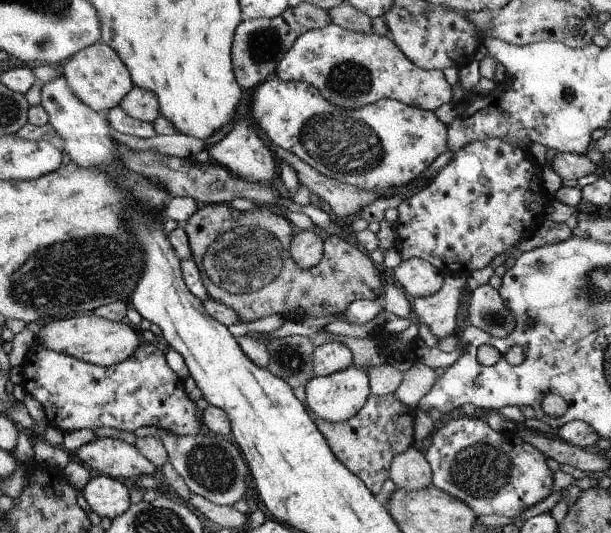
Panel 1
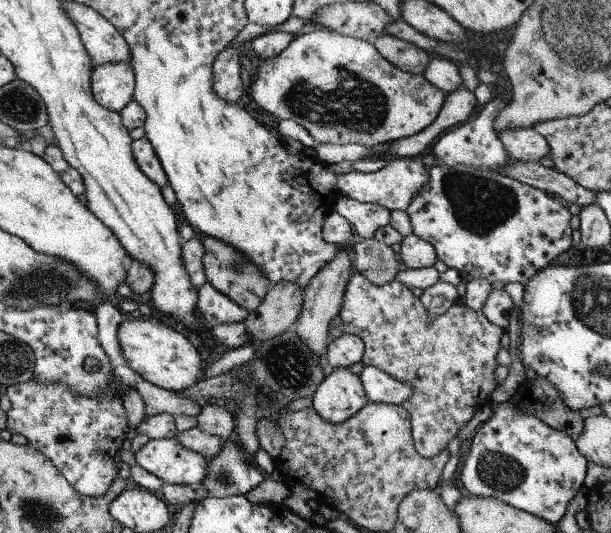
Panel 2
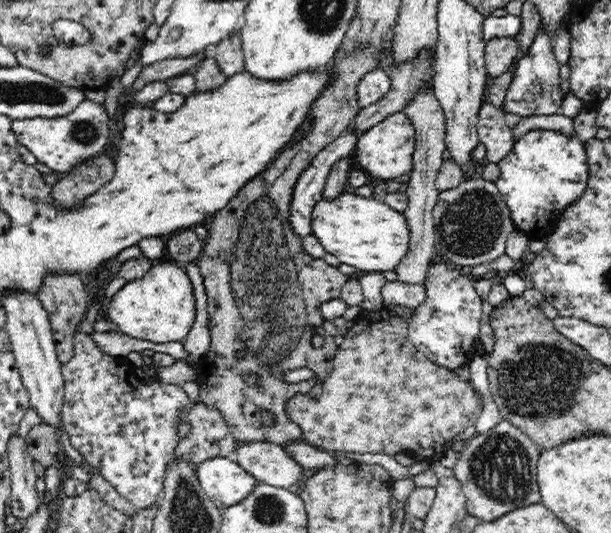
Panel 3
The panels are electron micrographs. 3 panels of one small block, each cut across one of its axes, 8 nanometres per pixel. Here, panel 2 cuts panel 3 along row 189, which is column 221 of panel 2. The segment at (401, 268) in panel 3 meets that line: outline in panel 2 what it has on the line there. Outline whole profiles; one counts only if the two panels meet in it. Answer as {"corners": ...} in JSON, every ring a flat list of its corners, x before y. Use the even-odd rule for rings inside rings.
{"corners":[[203,402,196,414,196,427,205,434,217,435,228,440,234,436,234,418,223,406]]}

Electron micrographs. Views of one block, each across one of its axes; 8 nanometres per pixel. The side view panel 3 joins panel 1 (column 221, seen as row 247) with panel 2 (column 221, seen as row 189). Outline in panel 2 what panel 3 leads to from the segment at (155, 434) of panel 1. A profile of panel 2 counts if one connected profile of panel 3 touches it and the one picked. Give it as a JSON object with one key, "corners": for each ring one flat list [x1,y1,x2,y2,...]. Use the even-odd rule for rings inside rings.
{"corners":[[234,436,230,437,217,456,206,460,207,474,200,486,207,491,208,497,244,496,263,480,265,475,258,467,245,464,239,455,242,447]]}

